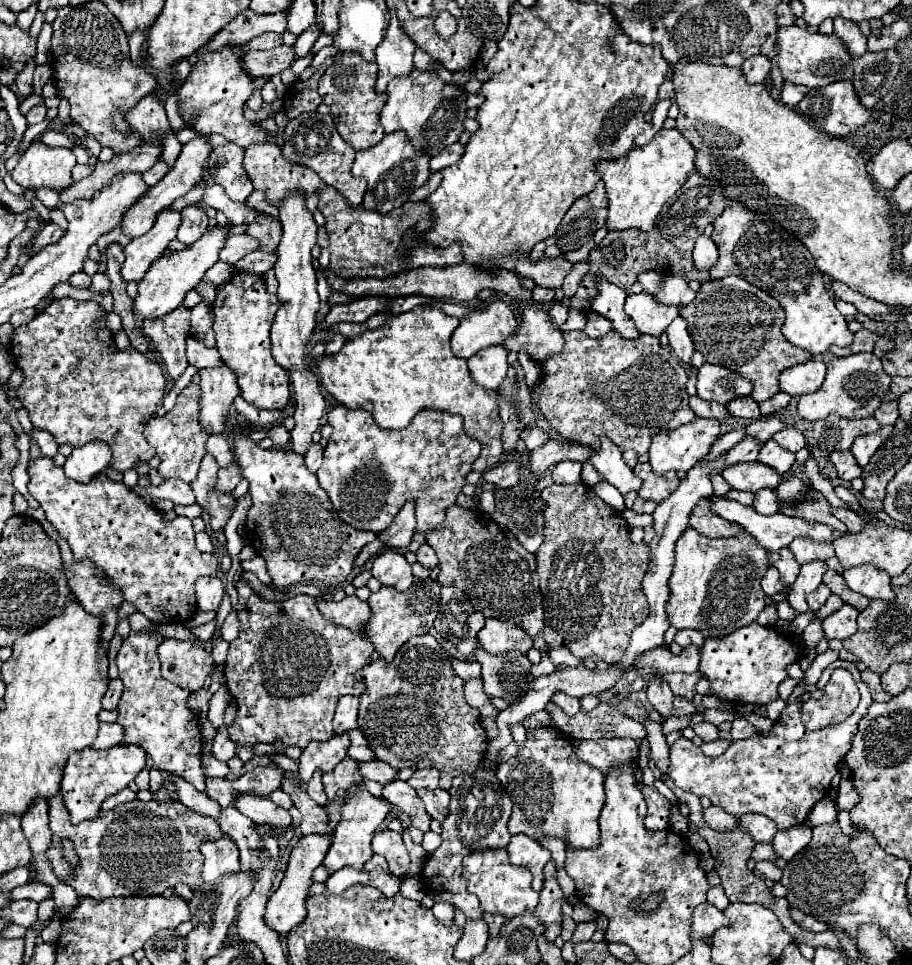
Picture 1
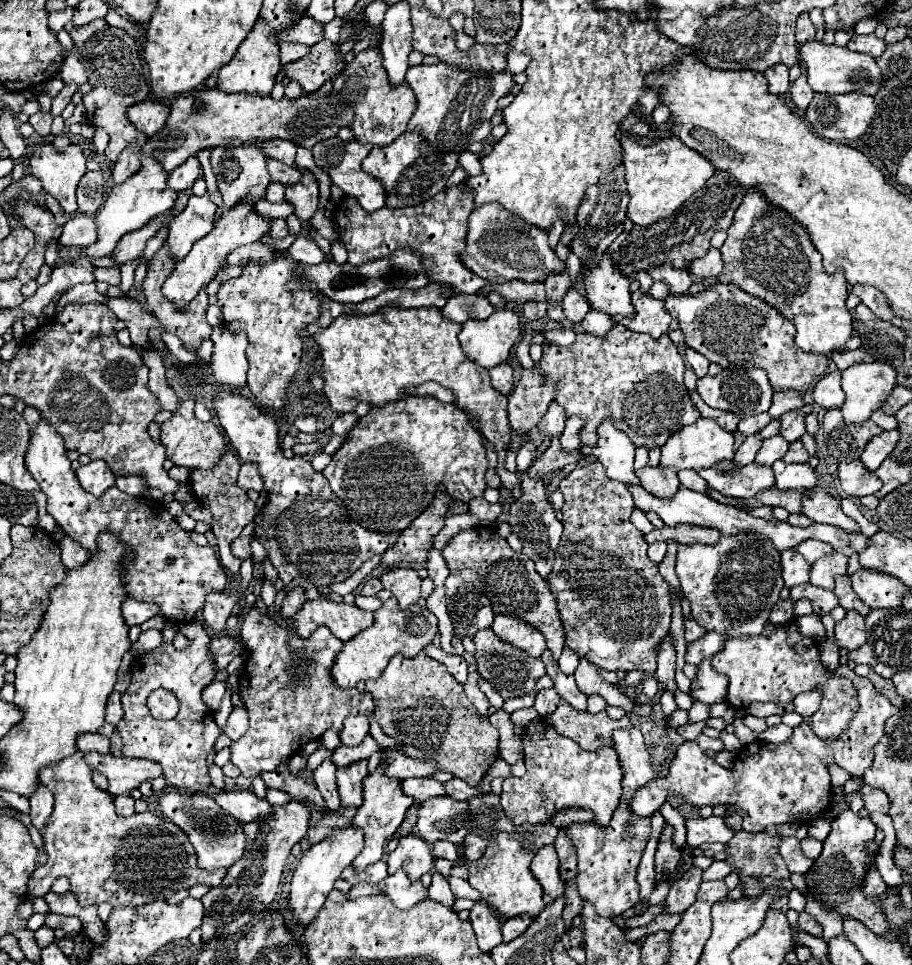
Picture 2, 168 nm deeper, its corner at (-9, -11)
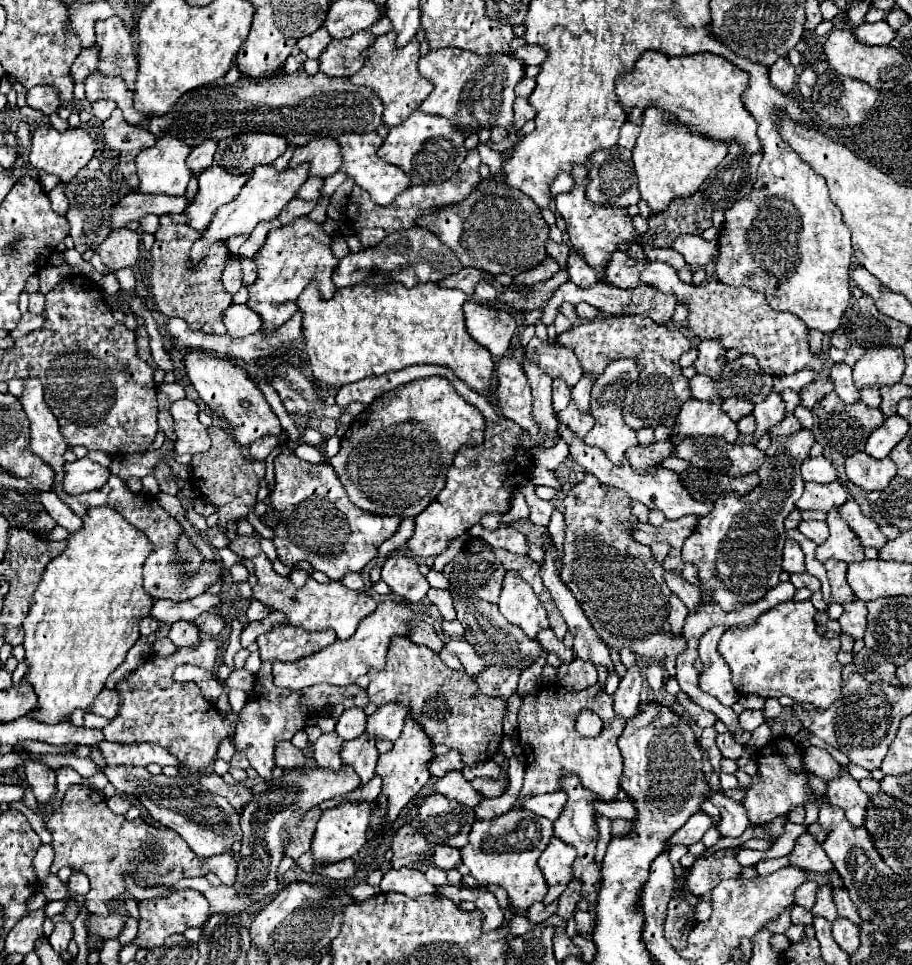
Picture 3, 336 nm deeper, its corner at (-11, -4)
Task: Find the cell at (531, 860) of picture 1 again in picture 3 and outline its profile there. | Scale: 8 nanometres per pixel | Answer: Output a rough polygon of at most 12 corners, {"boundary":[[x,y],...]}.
{"boundary":[[557,837],[539,857],[555,901],[571,881],[575,849]]}

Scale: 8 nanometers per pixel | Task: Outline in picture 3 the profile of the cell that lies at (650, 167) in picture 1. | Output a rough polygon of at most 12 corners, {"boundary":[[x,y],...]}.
{"boundary":[[643,111],[633,147],[653,213],[689,197],[727,145]]}

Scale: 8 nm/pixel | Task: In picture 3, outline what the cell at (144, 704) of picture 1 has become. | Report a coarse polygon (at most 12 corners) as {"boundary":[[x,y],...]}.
{"boundary":[[211,637],[151,655],[117,689],[111,743],[155,743],[205,771],[239,723],[175,667],[215,671]]}

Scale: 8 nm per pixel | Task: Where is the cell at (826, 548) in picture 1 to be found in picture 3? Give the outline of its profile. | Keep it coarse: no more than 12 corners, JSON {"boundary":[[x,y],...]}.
{"boundary":[[801,521],[797,527],[815,545],[829,537],[825,521]]}

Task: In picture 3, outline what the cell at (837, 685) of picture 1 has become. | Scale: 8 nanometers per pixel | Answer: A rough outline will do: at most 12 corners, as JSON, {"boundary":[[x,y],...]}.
{"boundary":[[811,601],[781,603],[719,653],[739,695],[827,709],[843,693],[839,637]]}

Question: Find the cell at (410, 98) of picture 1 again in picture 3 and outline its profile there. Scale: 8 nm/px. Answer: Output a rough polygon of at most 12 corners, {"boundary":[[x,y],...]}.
{"boundary":[[429,51],[419,105],[465,137],[513,123],[523,63]]}

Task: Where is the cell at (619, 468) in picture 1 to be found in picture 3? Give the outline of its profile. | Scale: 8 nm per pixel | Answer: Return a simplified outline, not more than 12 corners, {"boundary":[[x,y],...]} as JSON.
{"boundary":[[613,361],[591,391],[593,429],[587,445],[615,465],[637,445],[623,421],[627,385],[635,361]]}

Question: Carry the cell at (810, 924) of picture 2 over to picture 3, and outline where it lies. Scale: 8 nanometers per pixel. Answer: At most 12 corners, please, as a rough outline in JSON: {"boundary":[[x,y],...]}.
{"boundary":[[795,905],[791,923],[813,925],[813,913]]}

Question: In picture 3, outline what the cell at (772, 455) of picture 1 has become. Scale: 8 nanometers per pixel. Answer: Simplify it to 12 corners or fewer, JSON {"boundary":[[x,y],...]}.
{"boundary":[[825,457],[805,459],[803,481],[831,483],[837,471]]}

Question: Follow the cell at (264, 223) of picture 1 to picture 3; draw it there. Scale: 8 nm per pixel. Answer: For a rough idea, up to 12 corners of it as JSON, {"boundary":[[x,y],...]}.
{"boundary":[[291,199],[279,213],[281,225],[313,211],[315,203]]}

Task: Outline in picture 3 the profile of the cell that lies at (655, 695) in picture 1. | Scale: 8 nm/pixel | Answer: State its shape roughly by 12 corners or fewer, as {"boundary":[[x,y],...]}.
{"boundary":[[671,597],[671,633],[679,637],[687,609],[677,597]]}

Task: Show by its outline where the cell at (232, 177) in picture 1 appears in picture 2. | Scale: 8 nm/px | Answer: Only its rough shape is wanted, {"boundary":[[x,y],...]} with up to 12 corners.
{"boundary":[[257,146],[215,148],[211,166],[223,208],[247,194],[261,198],[269,180]]}

